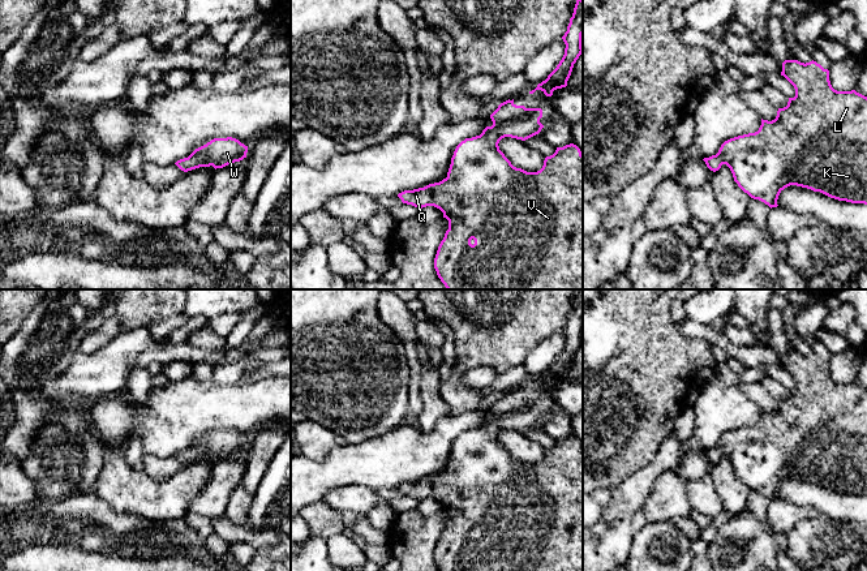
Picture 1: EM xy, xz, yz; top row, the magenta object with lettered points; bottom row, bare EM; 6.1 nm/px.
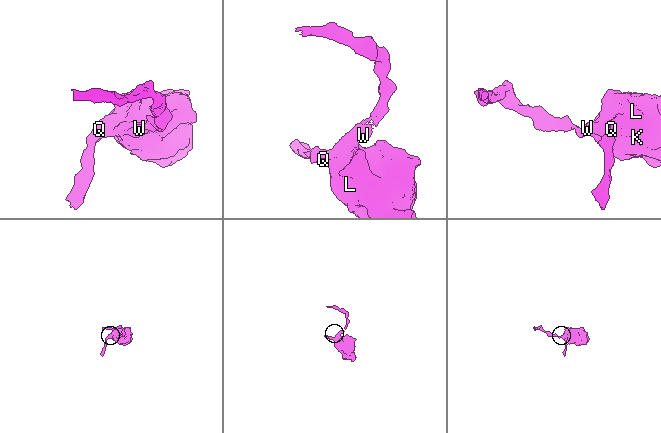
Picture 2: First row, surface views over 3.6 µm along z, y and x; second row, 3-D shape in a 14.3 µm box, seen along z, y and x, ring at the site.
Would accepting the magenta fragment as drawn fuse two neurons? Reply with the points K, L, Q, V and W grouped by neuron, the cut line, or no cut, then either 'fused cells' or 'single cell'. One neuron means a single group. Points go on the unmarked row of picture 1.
groups K L Q V W; cut none; single cell

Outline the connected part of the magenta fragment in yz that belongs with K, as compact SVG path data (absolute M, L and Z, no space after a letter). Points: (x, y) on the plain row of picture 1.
M785 352L781 368L794 378L795 388L789 390L786 399L778 400L774 412L761 411L757 424L725 433L716 447L703 451L707 459L716 464L726 456L738 478L771 501L778 498L780 485L790 477L820 484L838 493L867 497L867 388L855 382L834 382L829 373L829 362L814 352L806 356Z

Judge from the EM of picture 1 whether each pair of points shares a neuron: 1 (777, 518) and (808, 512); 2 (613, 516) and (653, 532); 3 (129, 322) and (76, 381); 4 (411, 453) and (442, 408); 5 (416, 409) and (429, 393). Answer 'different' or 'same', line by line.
1: same
2: different
3: different
4: different
5: different

